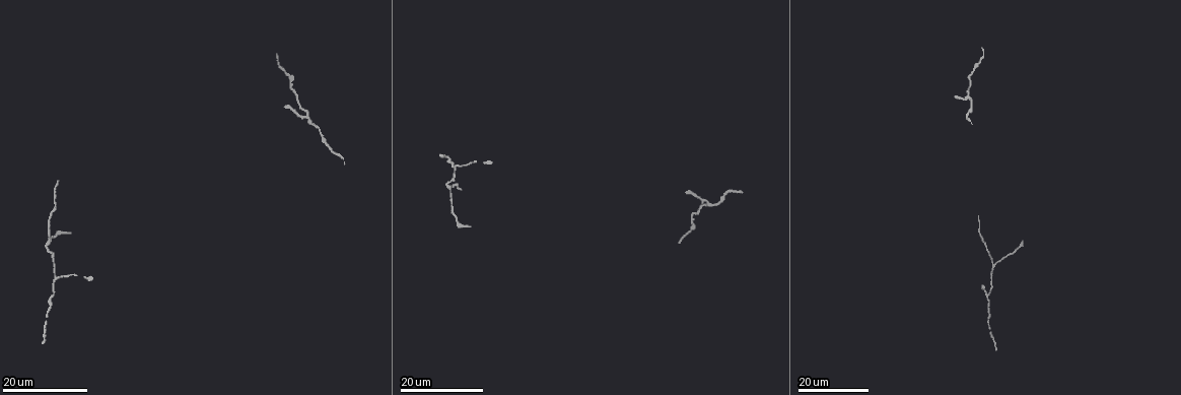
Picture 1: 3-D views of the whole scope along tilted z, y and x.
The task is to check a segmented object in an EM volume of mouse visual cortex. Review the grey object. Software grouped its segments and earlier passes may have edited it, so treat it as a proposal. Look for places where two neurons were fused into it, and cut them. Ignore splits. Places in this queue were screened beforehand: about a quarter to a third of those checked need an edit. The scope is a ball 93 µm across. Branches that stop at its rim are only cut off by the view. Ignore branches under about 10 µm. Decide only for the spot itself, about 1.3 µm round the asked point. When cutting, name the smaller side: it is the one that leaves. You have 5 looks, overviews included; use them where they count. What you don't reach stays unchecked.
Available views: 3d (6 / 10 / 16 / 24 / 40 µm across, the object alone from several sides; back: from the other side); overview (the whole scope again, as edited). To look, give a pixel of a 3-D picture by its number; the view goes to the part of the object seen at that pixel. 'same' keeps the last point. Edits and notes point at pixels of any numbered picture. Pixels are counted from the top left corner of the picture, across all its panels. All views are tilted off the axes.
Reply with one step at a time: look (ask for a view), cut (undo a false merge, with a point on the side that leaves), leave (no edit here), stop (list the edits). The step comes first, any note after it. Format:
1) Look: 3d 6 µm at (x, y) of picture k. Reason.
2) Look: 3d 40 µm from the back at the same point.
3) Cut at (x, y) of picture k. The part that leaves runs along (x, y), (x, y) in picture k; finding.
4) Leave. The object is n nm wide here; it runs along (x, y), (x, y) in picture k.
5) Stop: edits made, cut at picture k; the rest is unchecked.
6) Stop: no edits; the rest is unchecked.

Look: 3d 16 µm at (308, 117) of picture 1. Three arms meet.

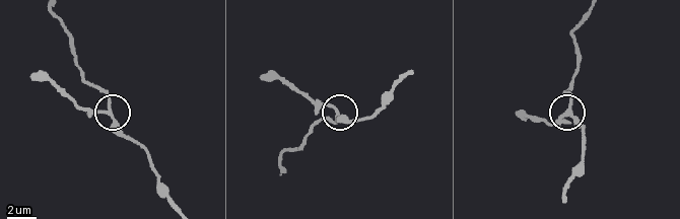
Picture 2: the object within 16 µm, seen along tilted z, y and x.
Look: 3d 10 µm at (568, 111) of picture 2. Closer look.

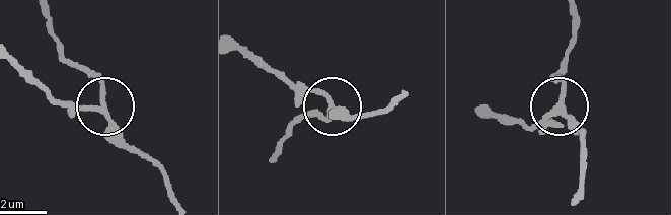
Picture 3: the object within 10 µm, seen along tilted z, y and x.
Leave. The object is 200 nm wide here; it runs along (239, 46), (358, 118) in picture 3; continuous, no second neuron.

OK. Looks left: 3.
Look: 3d 16 µm at (292, 109) of picture 1. Sudden change in width.

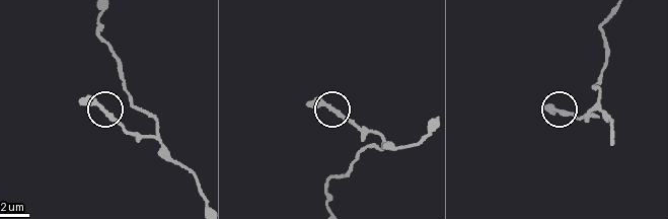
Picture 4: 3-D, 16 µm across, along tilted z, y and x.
Look: 3d 6 µm at (110, 113) of picture 4.

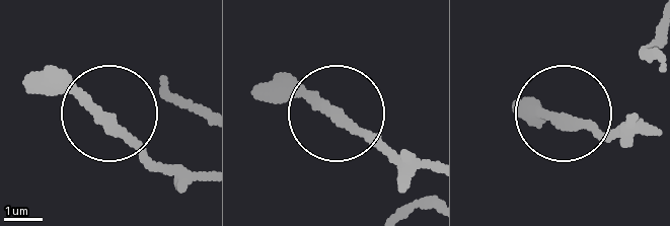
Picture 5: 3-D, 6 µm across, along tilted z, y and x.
Leave. It runs along (532, 123), (534, 107), (621, 142) in picture 5; one neuron here.

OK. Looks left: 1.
Stop: no edits; the rest is unchecked.

